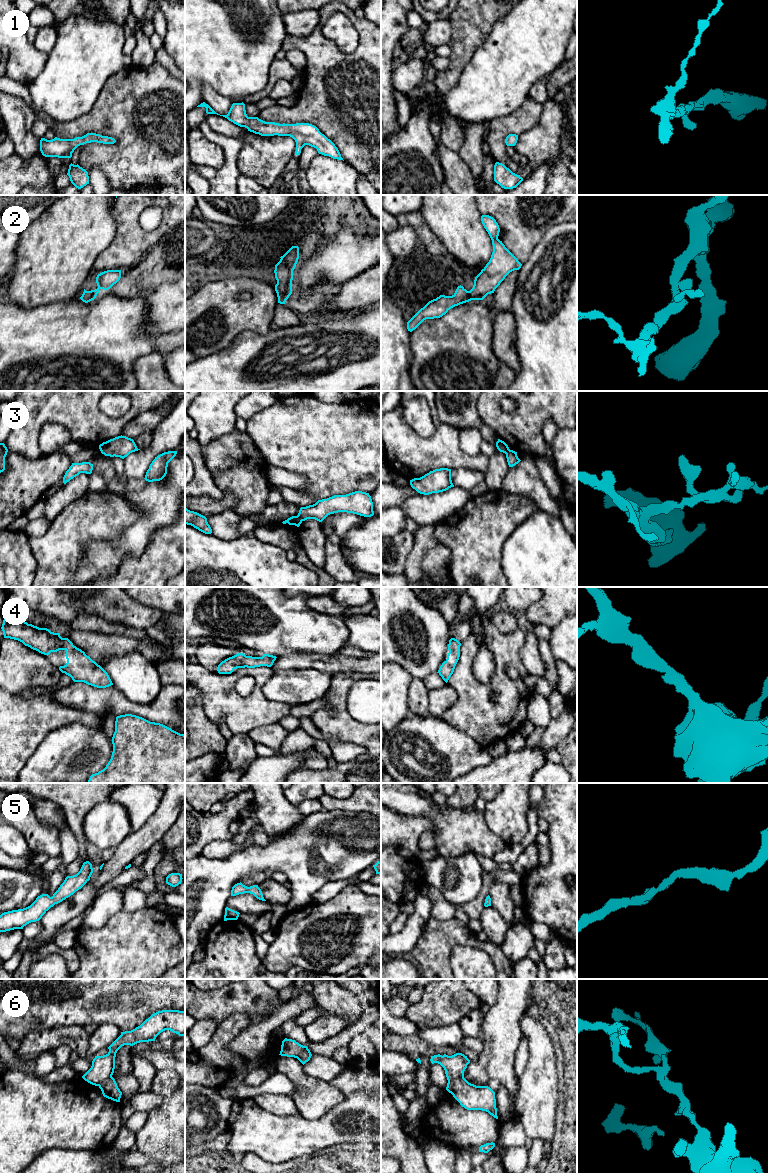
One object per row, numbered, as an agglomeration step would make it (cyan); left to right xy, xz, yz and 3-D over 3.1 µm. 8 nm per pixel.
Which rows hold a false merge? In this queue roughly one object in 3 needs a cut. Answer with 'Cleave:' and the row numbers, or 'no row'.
Cleave: 3, 6

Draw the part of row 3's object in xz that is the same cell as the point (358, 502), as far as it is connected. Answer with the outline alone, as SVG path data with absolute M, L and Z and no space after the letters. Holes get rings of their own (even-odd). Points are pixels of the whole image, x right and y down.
M355 491L346 495L334 495L327 499L318 500L313 505L301 507L297 516L302 521L315 519L322 522L328 515L338 512L371 517L374 515L371 496L362 491Z

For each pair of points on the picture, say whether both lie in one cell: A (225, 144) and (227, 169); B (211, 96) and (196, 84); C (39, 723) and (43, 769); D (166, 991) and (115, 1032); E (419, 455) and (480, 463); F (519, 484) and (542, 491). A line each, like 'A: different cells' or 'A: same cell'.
A: same cell
B: different cells
C: different cells
D: different cells
E: same cell
F: same cell

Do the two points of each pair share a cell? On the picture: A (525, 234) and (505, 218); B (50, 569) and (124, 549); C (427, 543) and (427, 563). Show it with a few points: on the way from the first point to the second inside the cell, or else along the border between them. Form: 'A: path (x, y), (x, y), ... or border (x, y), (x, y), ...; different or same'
A: path (520, 229), (510, 219); same
B: border (93, 541), (84, 545), (74, 576); different
C: path (427, 548), (427, 558); same

